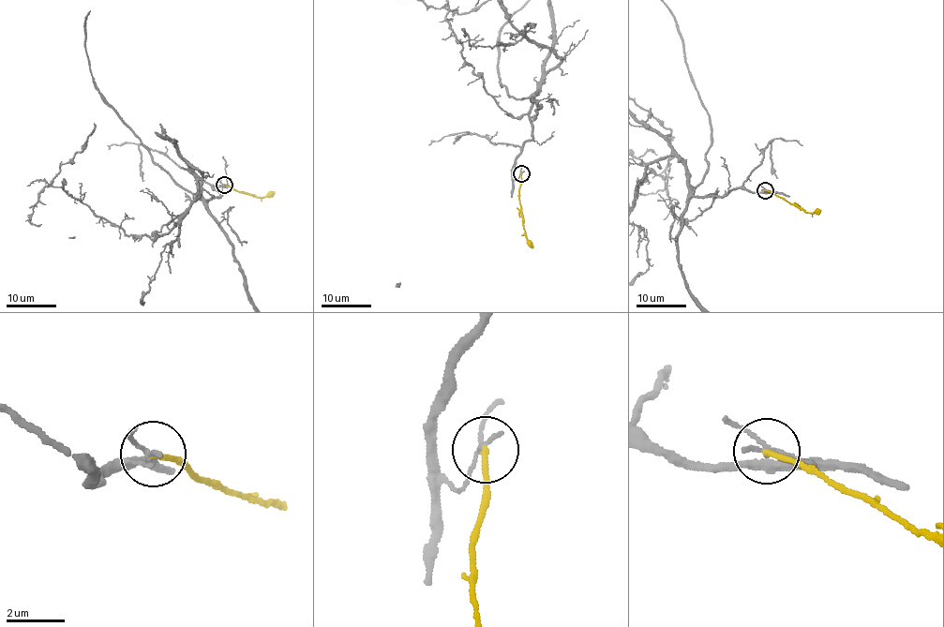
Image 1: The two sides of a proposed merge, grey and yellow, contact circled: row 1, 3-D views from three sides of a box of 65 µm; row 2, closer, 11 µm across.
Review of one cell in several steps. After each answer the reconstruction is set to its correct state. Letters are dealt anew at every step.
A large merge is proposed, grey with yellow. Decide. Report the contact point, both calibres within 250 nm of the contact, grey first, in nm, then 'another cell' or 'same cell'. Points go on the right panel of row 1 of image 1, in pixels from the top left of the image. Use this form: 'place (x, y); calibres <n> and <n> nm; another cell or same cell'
place (765, 190); calibres 130 and 190 nm; another cell

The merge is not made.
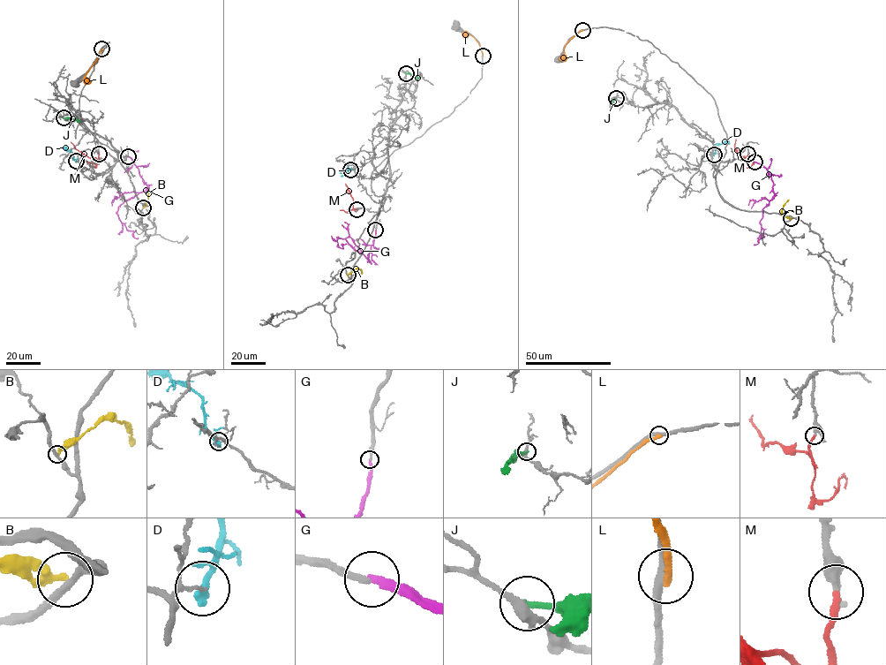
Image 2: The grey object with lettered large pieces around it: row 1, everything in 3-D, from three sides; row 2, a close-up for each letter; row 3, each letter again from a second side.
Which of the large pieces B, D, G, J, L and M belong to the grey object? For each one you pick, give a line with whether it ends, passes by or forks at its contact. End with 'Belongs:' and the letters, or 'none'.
G: it ends there
M: it ends there
Belongs: G, M

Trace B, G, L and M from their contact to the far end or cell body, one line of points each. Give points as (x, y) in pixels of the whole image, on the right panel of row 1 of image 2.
B: (791, 218), (782, 213), (783, 206), (788, 200)
G: (754, 162), (764, 166), (770, 174), (774, 193), (762, 209), (760, 222), (764, 237), (754, 244)
L: (582, 30), (566, 45), (563, 61)
M: (747, 154), (747, 159), (738, 156), (734, 148), (736, 138)

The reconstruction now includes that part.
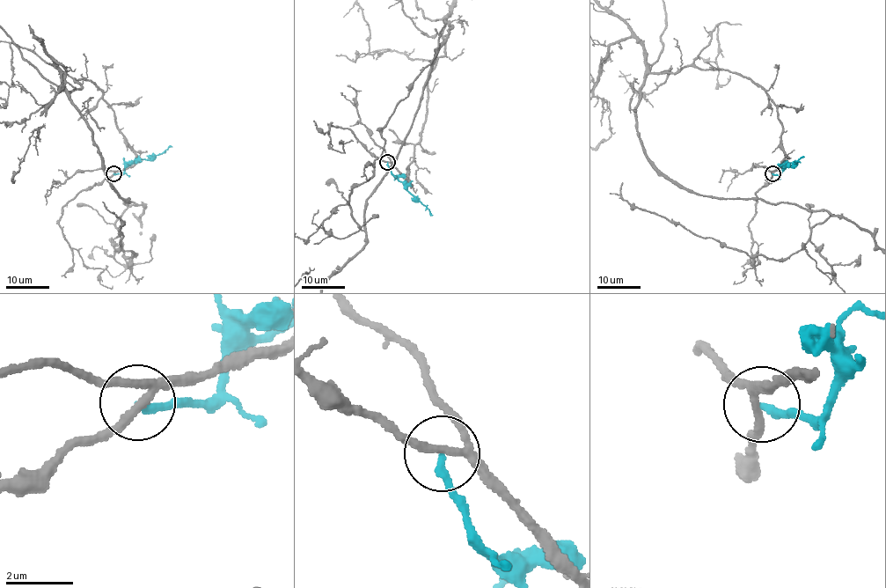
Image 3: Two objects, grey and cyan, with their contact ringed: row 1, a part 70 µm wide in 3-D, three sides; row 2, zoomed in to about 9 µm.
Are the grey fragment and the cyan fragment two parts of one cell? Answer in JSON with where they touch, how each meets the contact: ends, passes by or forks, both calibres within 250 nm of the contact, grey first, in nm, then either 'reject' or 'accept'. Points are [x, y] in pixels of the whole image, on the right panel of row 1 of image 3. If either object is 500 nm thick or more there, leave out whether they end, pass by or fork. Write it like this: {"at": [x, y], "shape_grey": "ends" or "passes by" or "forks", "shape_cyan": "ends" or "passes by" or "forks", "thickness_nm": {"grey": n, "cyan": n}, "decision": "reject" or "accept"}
{"at": [772, 173], "shape_grey": "forks", "shape_cyan": "ends", "thickness_nm": {"grey": 200, "cyan": 220}, "decision": "reject"}

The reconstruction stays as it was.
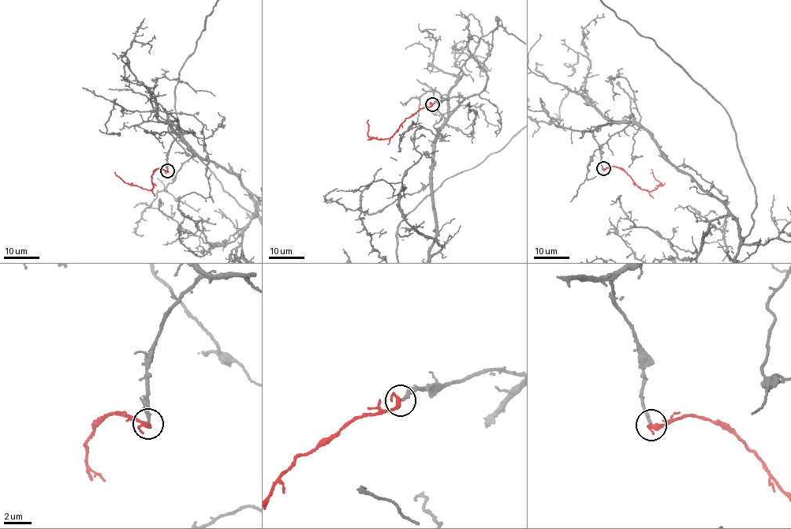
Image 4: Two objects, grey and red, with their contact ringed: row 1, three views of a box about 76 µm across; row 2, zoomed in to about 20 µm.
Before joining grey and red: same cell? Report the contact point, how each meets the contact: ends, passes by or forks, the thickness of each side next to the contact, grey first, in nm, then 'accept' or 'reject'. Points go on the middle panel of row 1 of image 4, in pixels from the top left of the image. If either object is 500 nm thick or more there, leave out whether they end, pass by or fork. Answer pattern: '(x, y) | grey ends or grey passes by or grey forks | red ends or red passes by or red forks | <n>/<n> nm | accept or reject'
(432, 104) | grey ends | red passes by | 200/240 nm | accept

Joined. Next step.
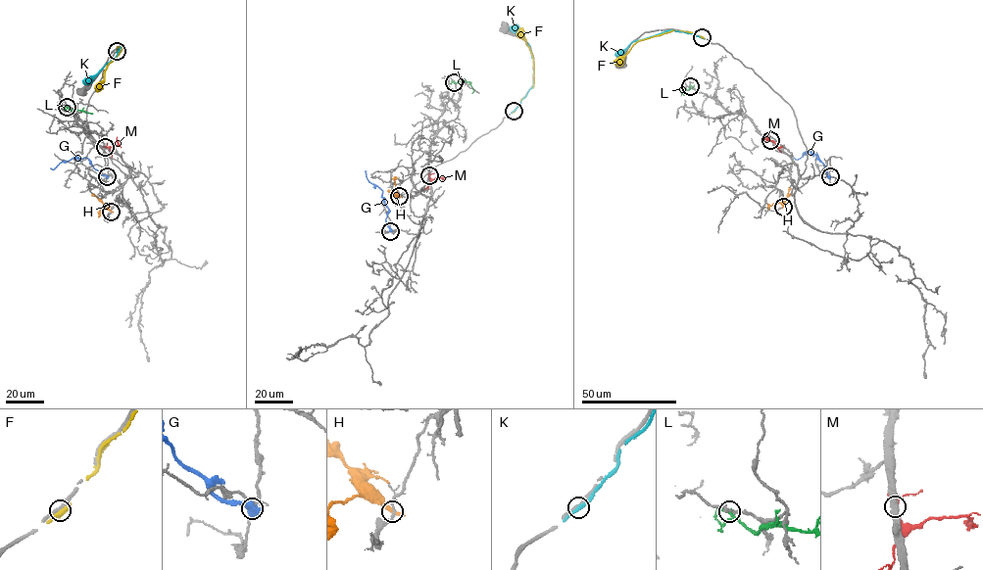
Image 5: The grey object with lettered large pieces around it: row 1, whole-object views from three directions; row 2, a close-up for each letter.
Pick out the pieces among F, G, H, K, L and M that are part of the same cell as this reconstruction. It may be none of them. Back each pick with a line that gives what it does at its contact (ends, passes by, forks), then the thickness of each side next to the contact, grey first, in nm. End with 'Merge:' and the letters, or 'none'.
Merge: none

